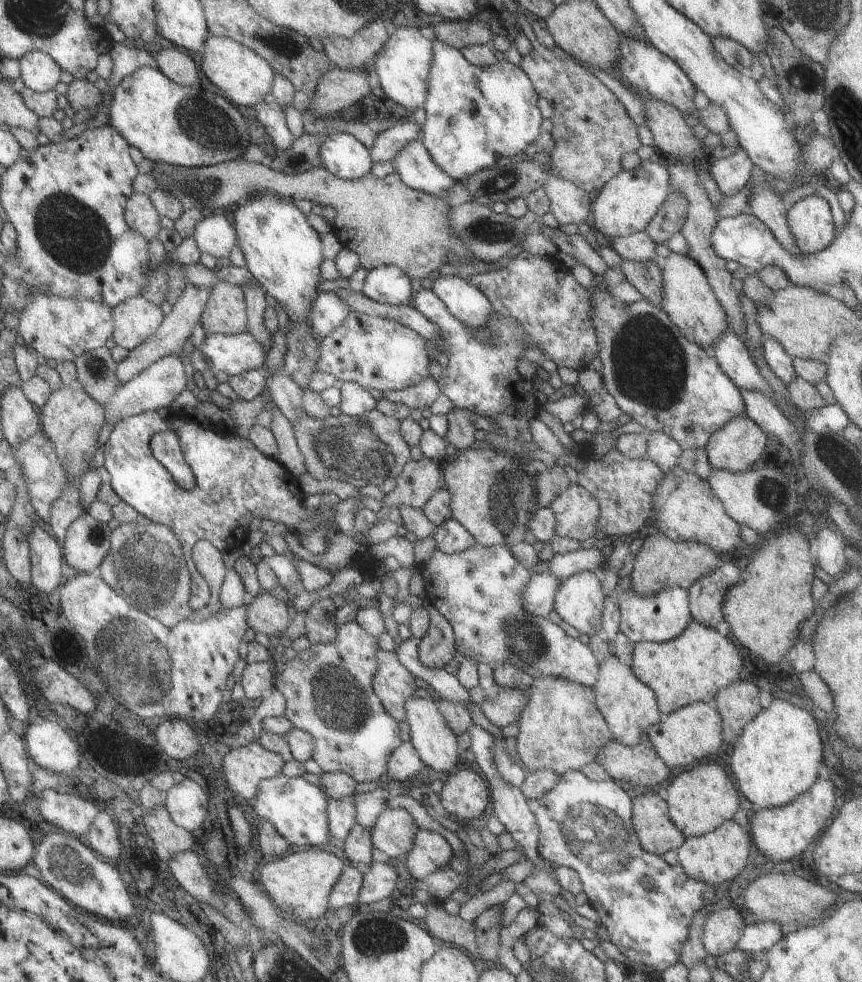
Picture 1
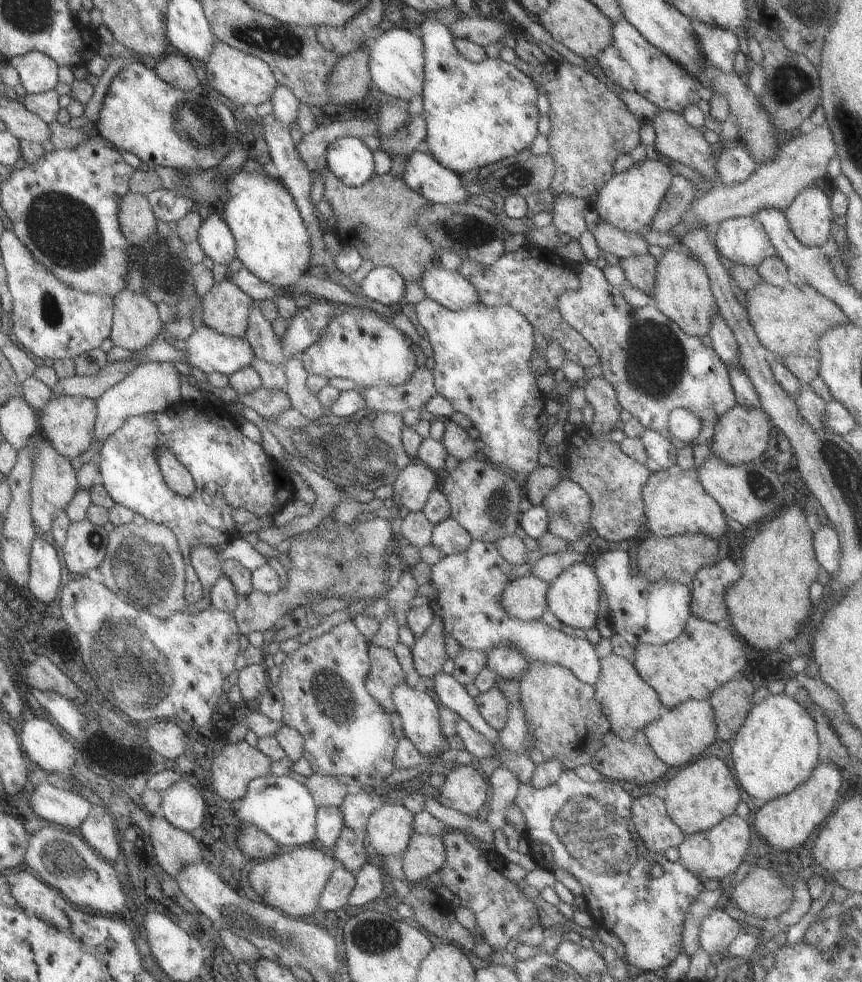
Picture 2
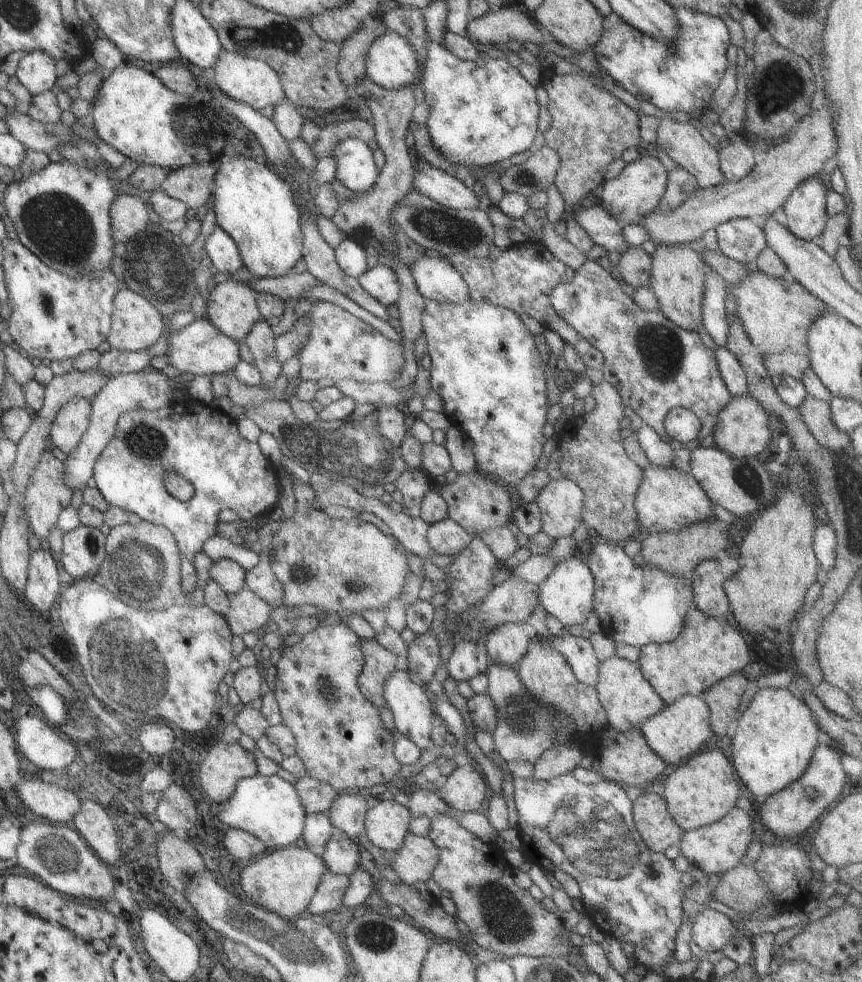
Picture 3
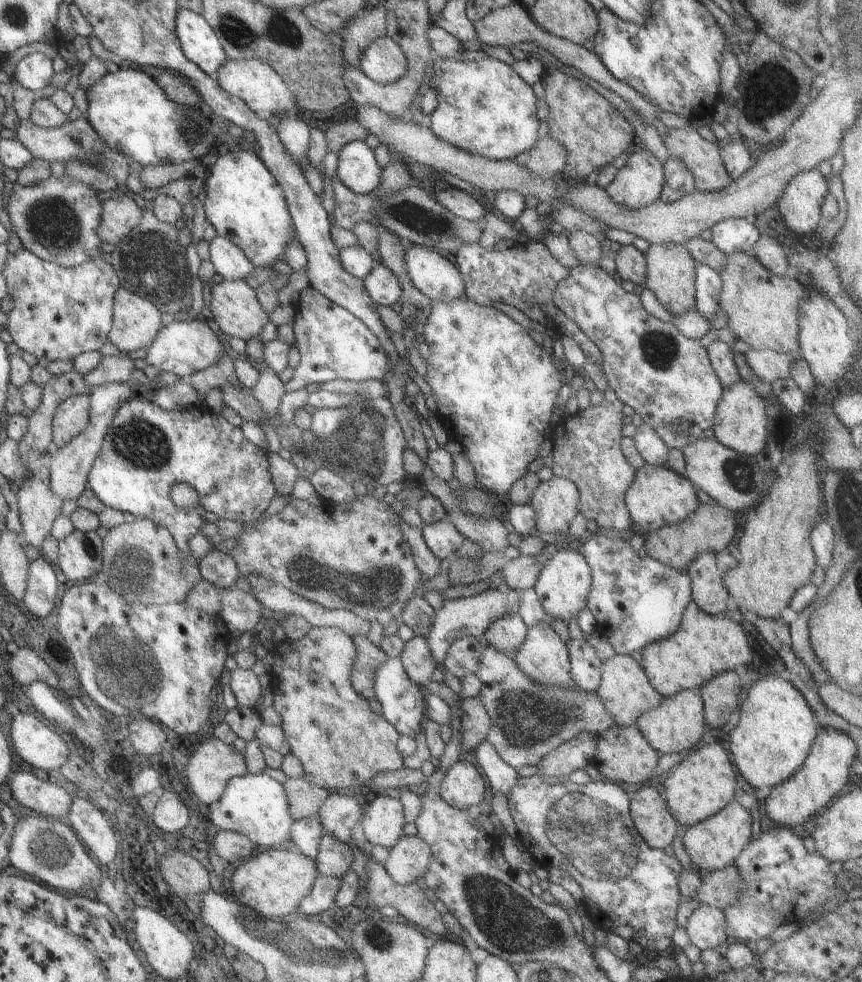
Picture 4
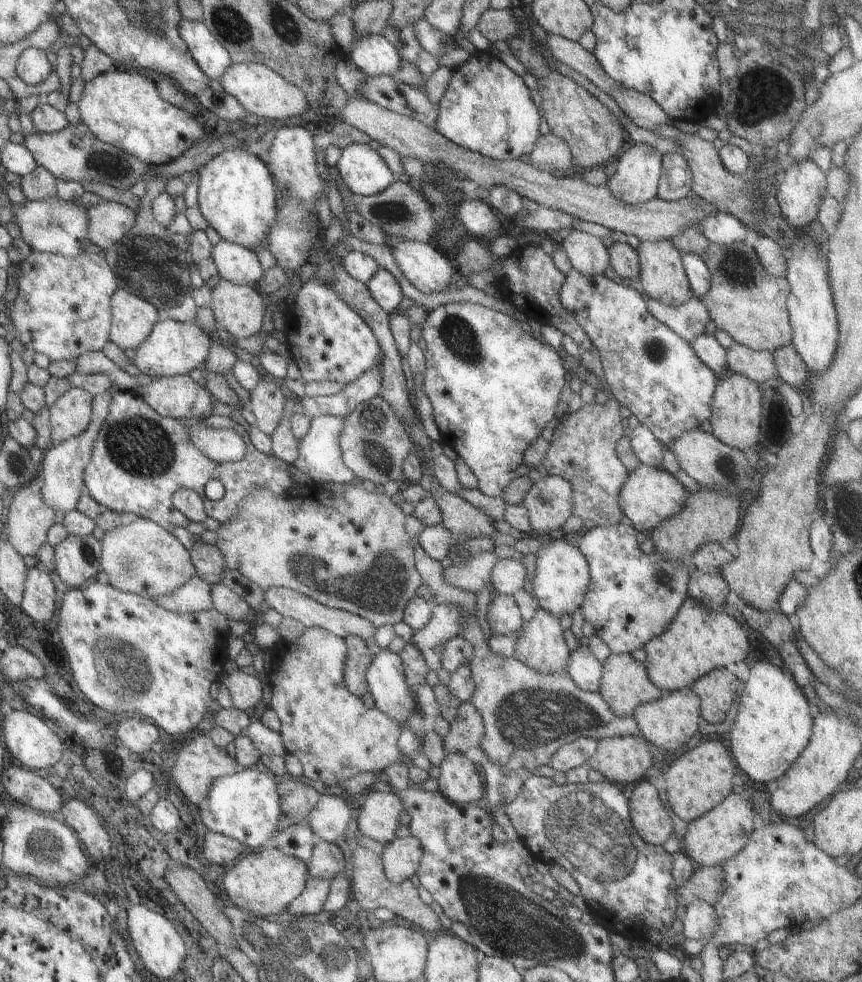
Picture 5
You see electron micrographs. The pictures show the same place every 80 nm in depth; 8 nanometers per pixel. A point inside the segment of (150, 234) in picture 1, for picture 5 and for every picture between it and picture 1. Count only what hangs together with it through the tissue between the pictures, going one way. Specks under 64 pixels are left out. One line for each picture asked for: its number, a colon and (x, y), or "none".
2: (136, 221)
3: (128, 216)
4: (119, 215)
5: (107, 221)

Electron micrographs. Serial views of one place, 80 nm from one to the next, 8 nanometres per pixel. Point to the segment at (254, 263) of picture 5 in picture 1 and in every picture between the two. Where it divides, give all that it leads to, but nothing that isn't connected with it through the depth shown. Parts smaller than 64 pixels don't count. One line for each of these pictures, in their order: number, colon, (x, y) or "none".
1: (213, 235)
2: (214, 239)
3: (221, 250)
4: (227, 259)

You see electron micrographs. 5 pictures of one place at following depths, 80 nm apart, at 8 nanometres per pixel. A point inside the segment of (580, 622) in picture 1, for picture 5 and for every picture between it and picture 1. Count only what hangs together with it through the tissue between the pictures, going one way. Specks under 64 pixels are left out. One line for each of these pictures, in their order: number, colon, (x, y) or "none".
2: (573, 596)
3: (566, 593)
4: (562, 585)
5: (560, 577)

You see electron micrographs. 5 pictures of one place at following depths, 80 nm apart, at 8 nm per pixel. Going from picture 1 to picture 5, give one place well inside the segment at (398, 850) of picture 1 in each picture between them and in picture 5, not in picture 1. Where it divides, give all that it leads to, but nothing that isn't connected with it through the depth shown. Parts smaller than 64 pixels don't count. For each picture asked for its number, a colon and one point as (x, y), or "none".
2: (389, 827)
3: (385, 822)
4: (382, 821)
5: (378, 812)

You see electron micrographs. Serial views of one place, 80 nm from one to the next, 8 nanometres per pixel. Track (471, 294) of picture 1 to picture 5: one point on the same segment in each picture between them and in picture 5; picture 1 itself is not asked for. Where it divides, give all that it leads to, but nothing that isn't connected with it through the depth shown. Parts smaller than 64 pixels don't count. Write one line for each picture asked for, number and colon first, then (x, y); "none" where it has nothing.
2: (448, 289)
3: (434, 278)
4: (436, 277)
5: (428, 270)

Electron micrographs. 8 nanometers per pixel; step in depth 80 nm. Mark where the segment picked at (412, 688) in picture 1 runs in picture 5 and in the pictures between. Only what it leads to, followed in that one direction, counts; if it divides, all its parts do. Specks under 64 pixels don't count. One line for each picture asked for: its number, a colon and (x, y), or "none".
2: (385, 674)
3: (378, 663)
4: (368, 656)
5: (359, 655)

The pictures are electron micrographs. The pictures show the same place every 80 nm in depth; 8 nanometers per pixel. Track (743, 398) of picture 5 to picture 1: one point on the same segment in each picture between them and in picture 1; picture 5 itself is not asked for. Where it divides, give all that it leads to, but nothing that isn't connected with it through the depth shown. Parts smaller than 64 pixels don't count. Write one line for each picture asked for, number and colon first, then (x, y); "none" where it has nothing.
1: (736, 446)
2: (740, 436)
3: (741, 429)
4: (739, 422)

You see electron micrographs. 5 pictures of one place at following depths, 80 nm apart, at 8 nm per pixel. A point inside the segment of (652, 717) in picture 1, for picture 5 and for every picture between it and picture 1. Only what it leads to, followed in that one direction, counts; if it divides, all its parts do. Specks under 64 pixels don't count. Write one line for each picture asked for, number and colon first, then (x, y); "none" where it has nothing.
2: (628, 704)
3: (627, 699)
4: (623, 689)
5: (623, 684)

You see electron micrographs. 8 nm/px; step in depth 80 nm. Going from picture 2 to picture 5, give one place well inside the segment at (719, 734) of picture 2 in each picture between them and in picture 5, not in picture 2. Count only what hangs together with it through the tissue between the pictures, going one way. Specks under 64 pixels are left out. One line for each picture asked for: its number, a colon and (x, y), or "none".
3: (723, 698)
4: (719, 694)
5: (715, 690)

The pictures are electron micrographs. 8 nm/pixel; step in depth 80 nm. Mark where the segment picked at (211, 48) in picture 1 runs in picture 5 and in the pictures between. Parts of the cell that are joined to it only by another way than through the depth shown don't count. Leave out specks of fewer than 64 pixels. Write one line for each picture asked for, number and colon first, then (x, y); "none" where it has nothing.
2: (245, 80)
3: (250, 81)
4: (254, 82)
5: (260, 91)

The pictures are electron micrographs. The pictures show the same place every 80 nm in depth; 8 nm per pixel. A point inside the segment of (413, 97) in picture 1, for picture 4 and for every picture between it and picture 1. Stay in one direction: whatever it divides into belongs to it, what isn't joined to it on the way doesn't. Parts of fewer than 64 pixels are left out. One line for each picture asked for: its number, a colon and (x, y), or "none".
2: (395, 63)
3: (391, 63)
4: (383, 61)

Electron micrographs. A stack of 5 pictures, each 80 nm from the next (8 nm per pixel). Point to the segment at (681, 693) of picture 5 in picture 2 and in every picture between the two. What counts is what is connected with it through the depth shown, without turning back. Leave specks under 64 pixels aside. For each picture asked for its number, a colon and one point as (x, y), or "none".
2: (679, 736)
3: (677, 731)
4: (676, 724)

